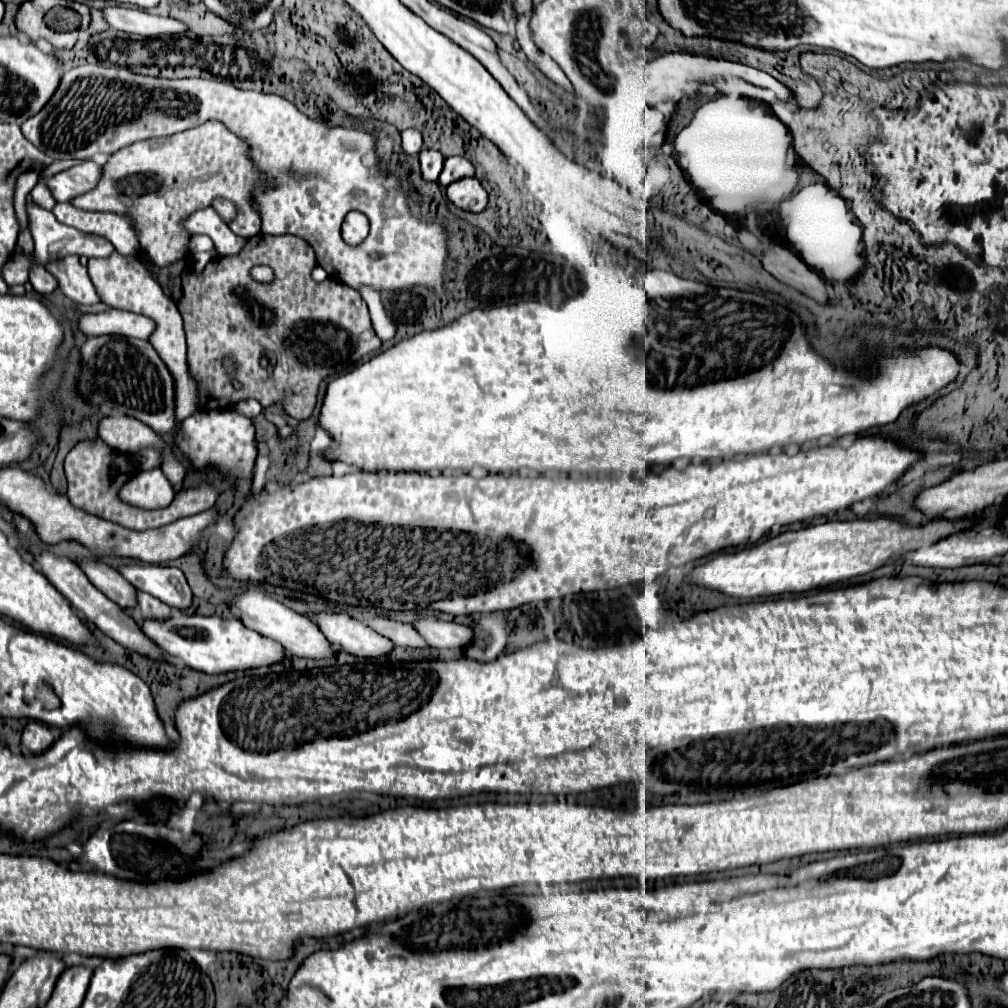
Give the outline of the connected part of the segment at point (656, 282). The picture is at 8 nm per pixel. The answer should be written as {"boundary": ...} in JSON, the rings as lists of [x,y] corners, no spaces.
{"boundary":[[[648,271],[646,281],[644,281],[646,295],[656,301],[656,297],[670,299],[670,297],[680,297],[680,295],[692,295],[692,293],[702,293],[708,287],[696,281],[688,281],[682,277],[676,277],[674,273],[668,271]]]}

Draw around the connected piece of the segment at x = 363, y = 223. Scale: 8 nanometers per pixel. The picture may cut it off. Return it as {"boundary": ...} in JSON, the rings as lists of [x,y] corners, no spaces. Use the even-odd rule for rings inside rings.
{"boundary":[[[348,213],[342,231],[344,241],[348,241],[348,245],[360,245],[368,237],[368,219],[362,213]]]}

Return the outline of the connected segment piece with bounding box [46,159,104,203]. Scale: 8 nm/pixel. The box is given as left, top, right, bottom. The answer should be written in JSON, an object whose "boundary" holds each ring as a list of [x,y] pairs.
{"boundary":[[[88,159],[62,173],[56,173],[46,183],[56,201],[68,203],[74,197],[92,191],[98,185],[98,181],[102,179],[102,171],[104,171],[104,167],[100,163]]]}

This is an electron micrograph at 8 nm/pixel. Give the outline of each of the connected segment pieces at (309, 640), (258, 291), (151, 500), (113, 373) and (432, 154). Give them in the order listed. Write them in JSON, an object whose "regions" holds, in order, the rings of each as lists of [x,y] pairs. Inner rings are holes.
{"regions":[[[[250,587],[250,589],[242,589],[230,603],[230,609],[236,611],[234,615],[248,627],[258,631],[260,635],[278,641],[288,655],[296,655],[296,657],[310,657],[310,659],[324,659],[334,655],[332,645],[328,643],[328,639],[320,633],[320,629],[306,617],[300,615],[292,609],[288,609],[286,605],[282,605],[280,601],[276,601],[274,597],[270,597],[266,591]]],[[[256,235],[252,239],[248,239],[246,247],[240,251],[240,255],[232,255],[232,257],[216,257],[208,263],[208,267],[200,273],[200,275],[194,275],[190,271],[184,271],[182,277],[180,277],[180,283],[182,283],[182,289],[180,289],[180,295],[176,299],[176,305],[178,305],[178,311],[182,313],[184,317],[184,331],[186,331],[186,341],[188,341],[188,365],[192,369],[192,375],[200,381],[200,411],[202,409],[228,409],[232,405],[236,405],[238,401],[244,401],[244,399],[256,399],[262,407],[268,407],[272,403],[278,403],[282,401],[284,403],[284,409],[290,417],[302,421],[302,419],[308,419],[312,413],[314,413],[314,405],[316,405],[316,399],[318,399],[318,389],[320,389],[320,383],[334,375],[334,373],[346,373],[350,371],[354,365],[358,365],[366,355],[378,351],[382,347],[382,341],[380,337],[374,333],[372,329],[372,323],[370,323],[370,315],[368,315],[368,305],[366,301],[362,299],[362,295],[356,291],[356,289],[348,289],[348,285],[340,285],[340,281],[332,281],[332,279],[326,279],[324,283],[314,283],[310,273],[312,273],[312,257],[314,255],[314,249],[300,237],[296,235],[280,235],[280,237],[274,237],[274,235]],[[254,265],[268,265],[274,269],[274,281],[272,283],[260,283],[256,279],[252,279],[250,275],[250,269]],[[226,355],[234,355],[236,357],[236,363],[238,363],[238,381],[240,381],[240,389],[234,389],[232,395],[230,395],[230,379],[224,371],[224,357]]],[[[154,467],[144,473],[136,473],[132,481],[124,485],[126,501],[132,501],[132,505],[144,505],[144,509],[162,509],[164,505],[172,503],[174,487],[166,479],[160,467]]],[[[122,335],[88,337],[82,347],[80,393],[96,405],[110,403],[116,413],[136,417],[160,435],[178,429],[174,377],[148,341]]],[[[424,147],[418,155],[420,155],[420,167],[422,167],[424,179],[428,179],[428,181],[438,181],[438,175],[440,175],[442,165],[444,165],[442,153]]]]}

